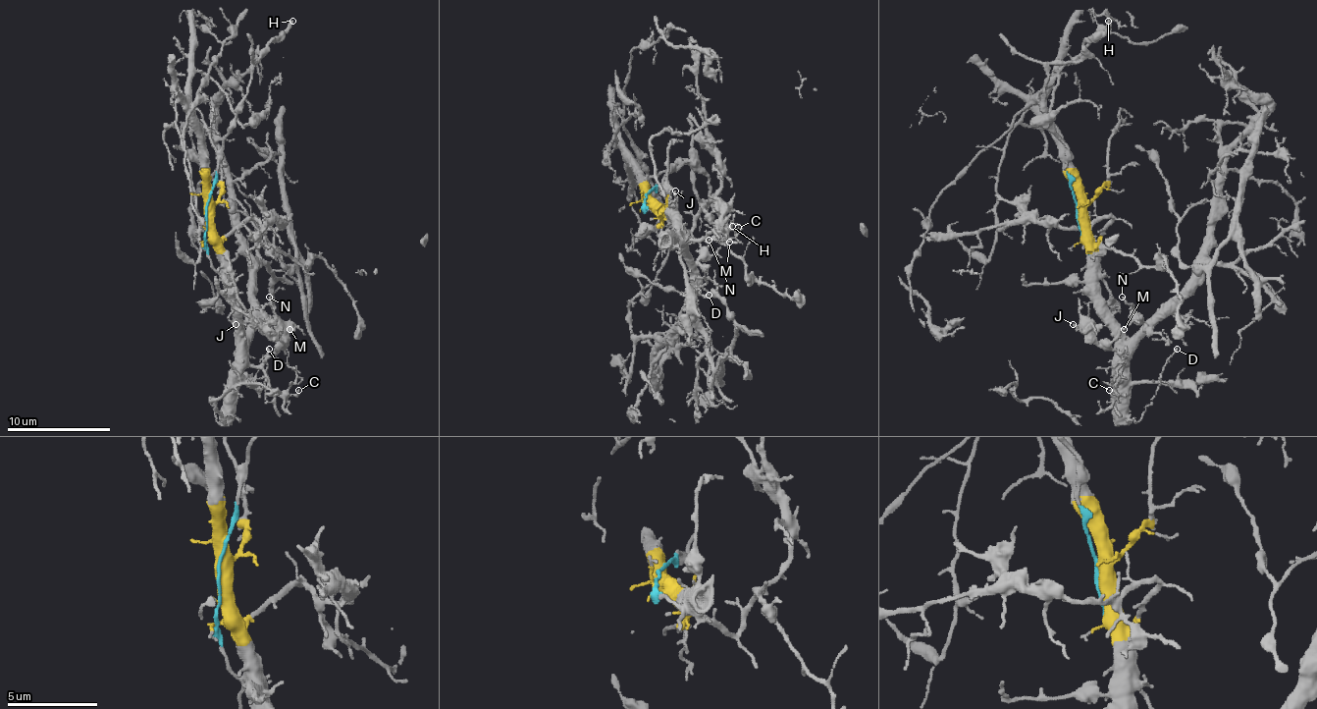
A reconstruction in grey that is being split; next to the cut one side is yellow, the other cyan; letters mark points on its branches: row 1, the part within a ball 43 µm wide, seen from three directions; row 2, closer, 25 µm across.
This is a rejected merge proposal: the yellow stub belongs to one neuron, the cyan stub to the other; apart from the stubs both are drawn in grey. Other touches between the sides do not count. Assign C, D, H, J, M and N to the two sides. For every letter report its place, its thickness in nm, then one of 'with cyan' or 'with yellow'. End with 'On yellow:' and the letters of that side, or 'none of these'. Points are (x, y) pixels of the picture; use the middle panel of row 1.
C: (738, 227) | 100 nm | with yellow
D: (709, 295) | 110 nm | with yellow
H: (732, 226) | 240 nm | with cyan
J: (675, 190) | 150 nm | with yellow
M: (729, 242) | 110 nm | with yellow
N: (709, 240) | 140 nm | with yellow
On yellow: C, D, J, M, N

